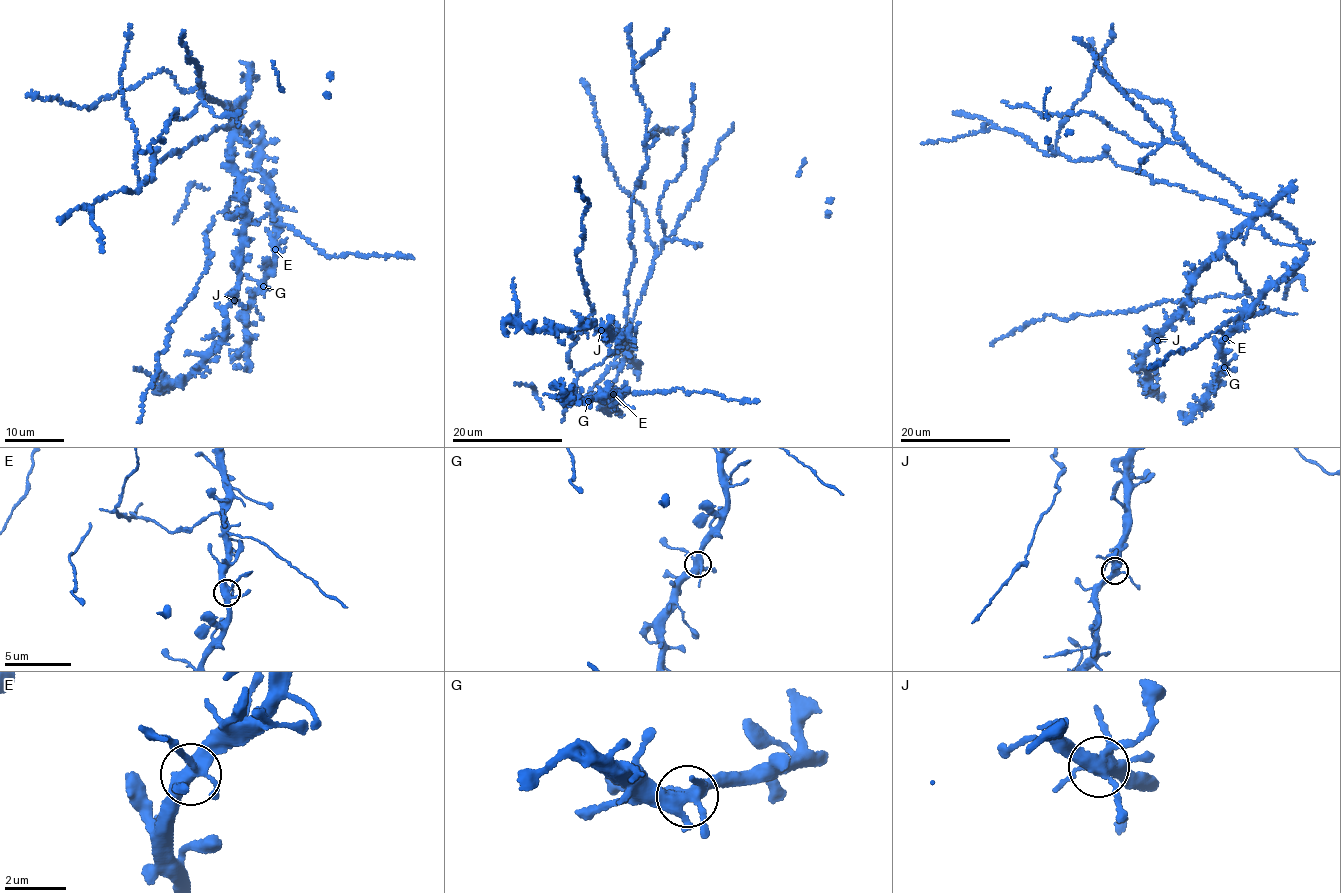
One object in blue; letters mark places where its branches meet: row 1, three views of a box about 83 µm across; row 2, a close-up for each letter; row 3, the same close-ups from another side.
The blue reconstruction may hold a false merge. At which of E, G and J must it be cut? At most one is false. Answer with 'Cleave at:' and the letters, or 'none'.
Cleave at: none

